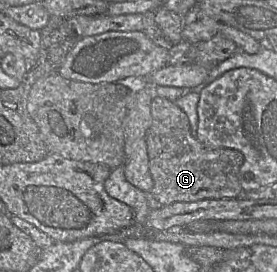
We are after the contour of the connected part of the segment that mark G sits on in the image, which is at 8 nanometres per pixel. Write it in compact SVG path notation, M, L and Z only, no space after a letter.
M155 96L151 105L152 124L147 132L147 151L150 172L154 181L148 195L150 209L176 202L195 202L204 199L231 199L243 194L239 169L244 157L230 148L209 149L191 134L186 113L173 101Z

